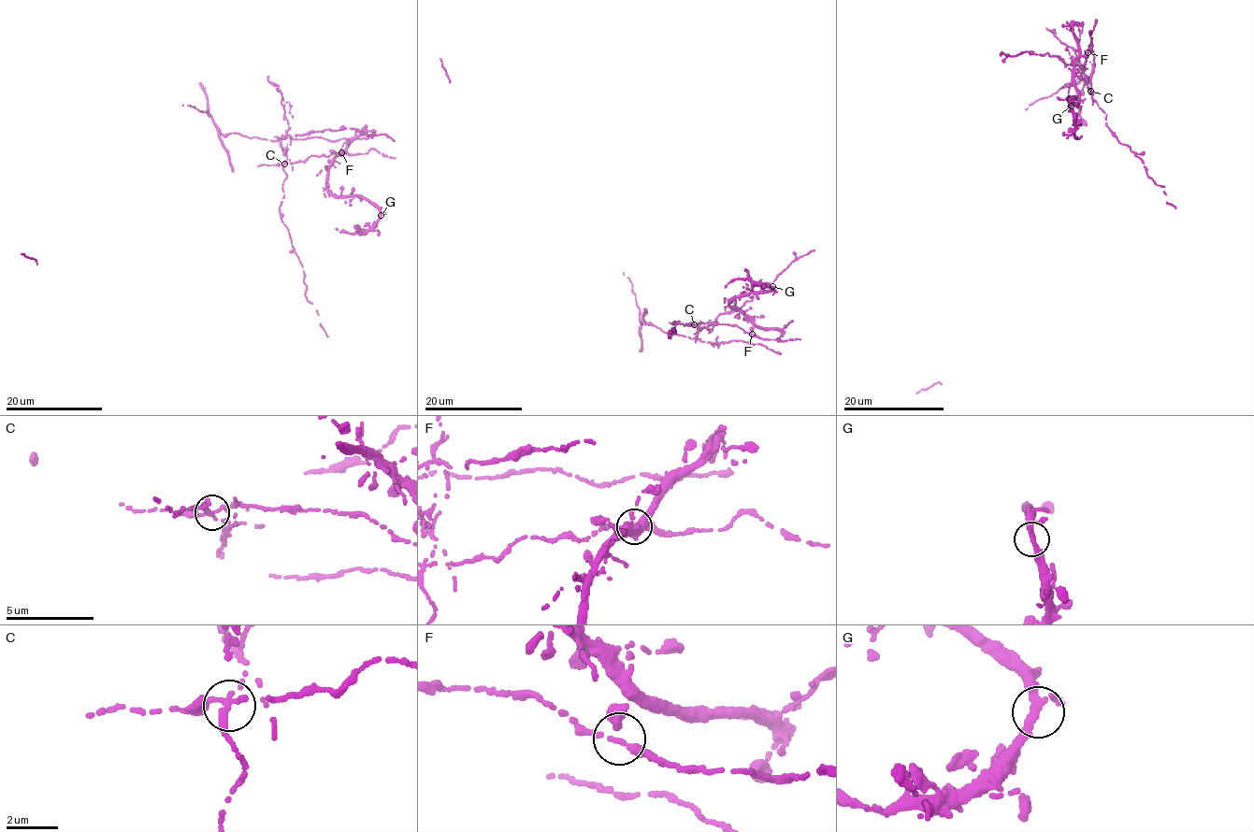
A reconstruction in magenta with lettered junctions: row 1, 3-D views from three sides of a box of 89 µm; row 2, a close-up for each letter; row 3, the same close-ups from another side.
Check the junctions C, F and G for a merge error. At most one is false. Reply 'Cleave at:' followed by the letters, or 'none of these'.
Cleave at: C

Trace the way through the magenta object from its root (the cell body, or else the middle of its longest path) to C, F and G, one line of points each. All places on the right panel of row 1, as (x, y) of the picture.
C: (1074, 84), (1075, 89), (1083, 93), (1082, 88), (1090, 81), (1092, 68), (1090, 91)
F: (1074, 84), (1075, 89), (1083, 93), (1082, 88), (1090, 81), (1092, 68), (1090, 86), (1082, 66), (1088, 52)
G: (1074, 84), (1083, 93), (1092, 68), (1090, 86), (1088, 52), (1074, 66), (1079, 102), (1068, 96), (1071, 106)

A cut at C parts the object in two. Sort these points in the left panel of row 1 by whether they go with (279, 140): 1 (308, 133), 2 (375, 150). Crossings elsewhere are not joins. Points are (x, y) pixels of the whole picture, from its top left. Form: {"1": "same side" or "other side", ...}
{"1": "same side", "2": "other side"}

